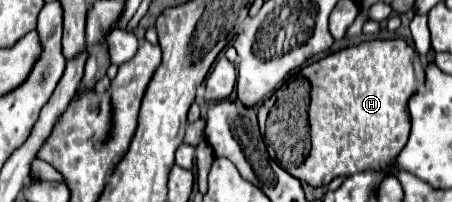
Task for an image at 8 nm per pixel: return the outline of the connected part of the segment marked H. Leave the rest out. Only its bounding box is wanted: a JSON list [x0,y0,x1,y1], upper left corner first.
[292,40,424,186]

